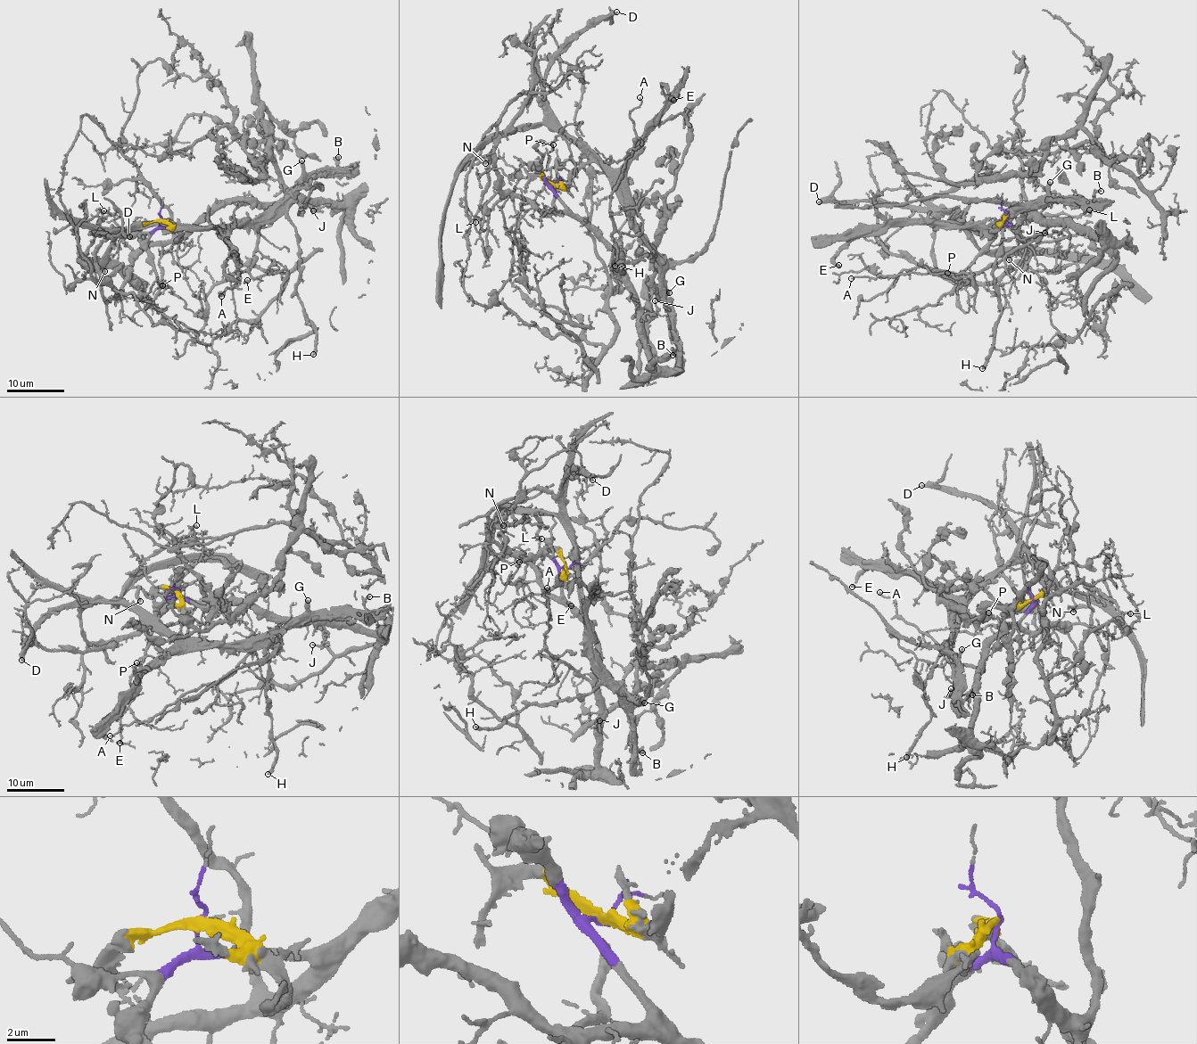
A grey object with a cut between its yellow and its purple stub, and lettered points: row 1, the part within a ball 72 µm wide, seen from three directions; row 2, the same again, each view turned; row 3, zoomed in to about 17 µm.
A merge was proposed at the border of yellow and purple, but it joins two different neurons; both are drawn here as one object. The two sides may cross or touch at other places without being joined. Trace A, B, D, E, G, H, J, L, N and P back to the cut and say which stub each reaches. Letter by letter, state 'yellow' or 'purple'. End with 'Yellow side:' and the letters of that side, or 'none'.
A: purple
B: yellow
D: yellow
E: yellow
G: yellow
H: yellow
J: purple
L: yellow
N: yellow
P: purple
Yellow side: B, D, E, G, H, L, N

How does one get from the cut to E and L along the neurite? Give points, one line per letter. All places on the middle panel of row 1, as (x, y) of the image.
E: (554, 186), (567, 188), (570, 176), (586, 164), (617, 169), (656, 119), (665, 98), (661, 86), (674, 100)
L: (554, 186), (567, 188), (590, 160), (541, 124), (517, 127), (482, 143), (466, 160), (490, 159), (475, 222)

